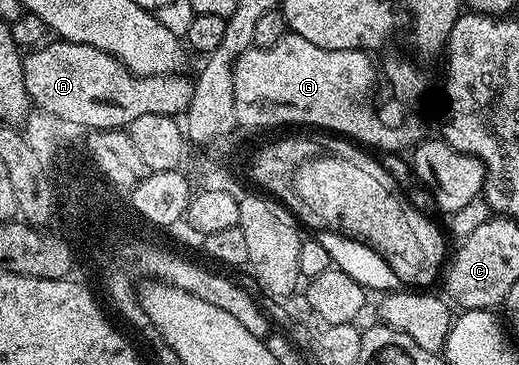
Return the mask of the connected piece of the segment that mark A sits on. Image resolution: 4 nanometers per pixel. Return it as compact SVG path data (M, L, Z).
M54 39L50 42L42 43L40 46L34 47L23 59L23 78L30 101L40 111L55 115L61 118L66 124L85 128L84 130L125 130L131 122L135 122L135 118L143 118L143 114L163 114L164 116L176 117L178 114L184 113L188 108L191 98L193 97L193 80L190 77L181 76L182 74L170 74L168 76L134 76L124 64L120 64L116 58L109 52L99 50L95 46L87 46L86 44L76 44L70 40Z

